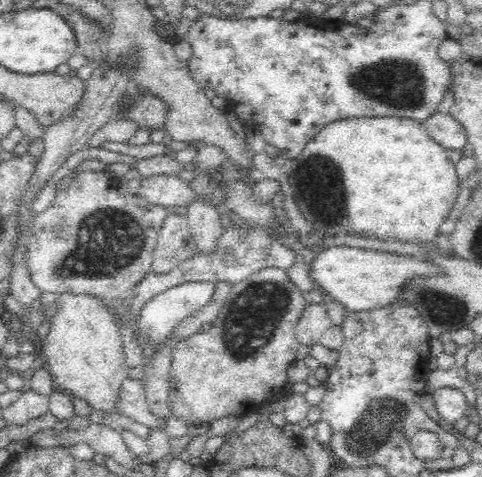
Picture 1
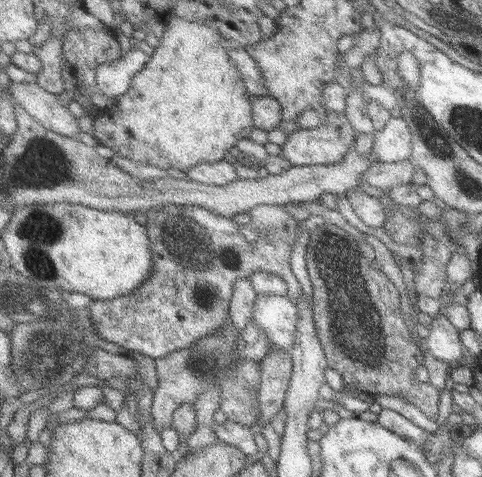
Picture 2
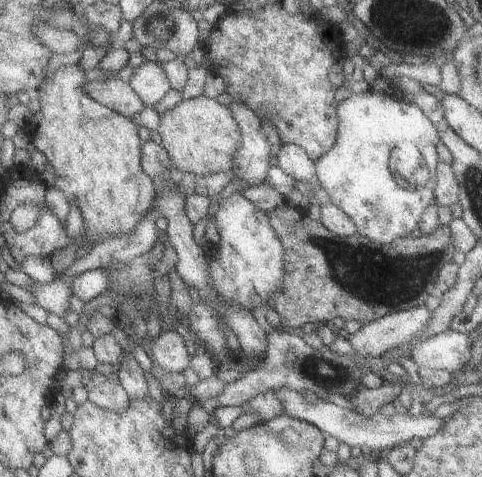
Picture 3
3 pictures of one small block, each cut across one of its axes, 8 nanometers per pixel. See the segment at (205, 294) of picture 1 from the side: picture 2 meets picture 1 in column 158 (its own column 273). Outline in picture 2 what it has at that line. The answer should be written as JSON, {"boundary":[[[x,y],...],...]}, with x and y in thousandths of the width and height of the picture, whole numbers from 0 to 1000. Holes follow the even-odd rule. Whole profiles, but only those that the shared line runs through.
{"boundary":[[[537,621],[529,633],[529,679],[562,709],[571,730],[608,734],[616,721],[616,675],[624,650],[600,621]]]}

